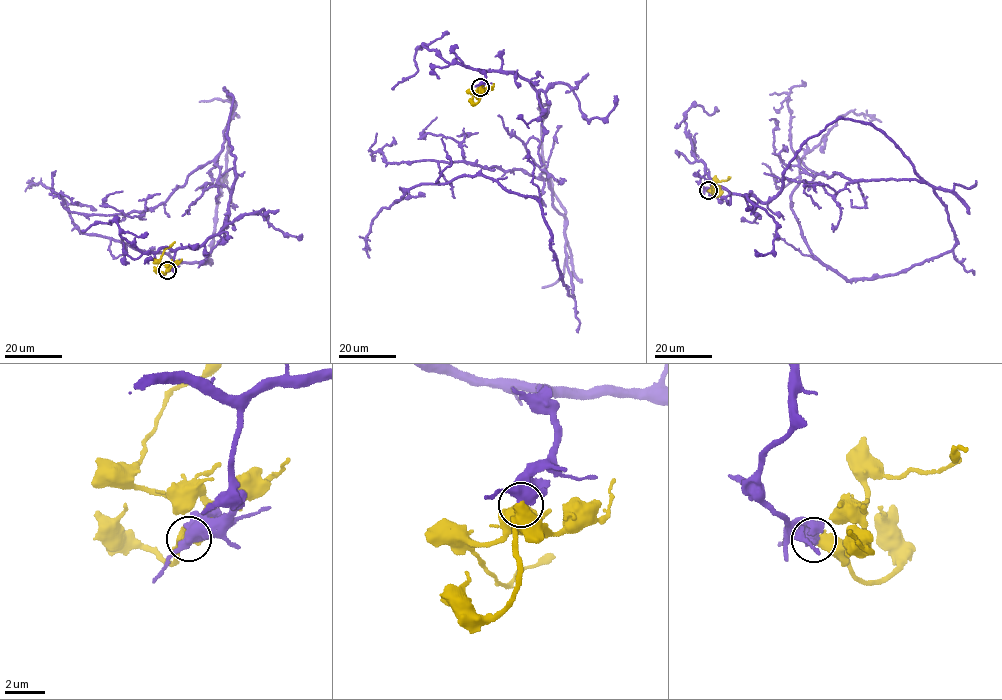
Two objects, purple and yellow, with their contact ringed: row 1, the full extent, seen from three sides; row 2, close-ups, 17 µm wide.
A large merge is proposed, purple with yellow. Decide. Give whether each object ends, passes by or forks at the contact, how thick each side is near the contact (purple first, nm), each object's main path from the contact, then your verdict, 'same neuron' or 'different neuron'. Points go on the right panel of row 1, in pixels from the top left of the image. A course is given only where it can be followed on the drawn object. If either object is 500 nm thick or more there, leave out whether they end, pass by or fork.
purple forks there; yellow passes by; 400 nm thick on the purple side, 400 nm on the other; purple runs (707, 191), (767, 201), (870, 122), (954, 232), (906, 270), (846, 280), (791, 210), (838, 117), (881, 122); yellow runs (708, 191), (714, 190), (715, 183), (730, 177); different neuron

